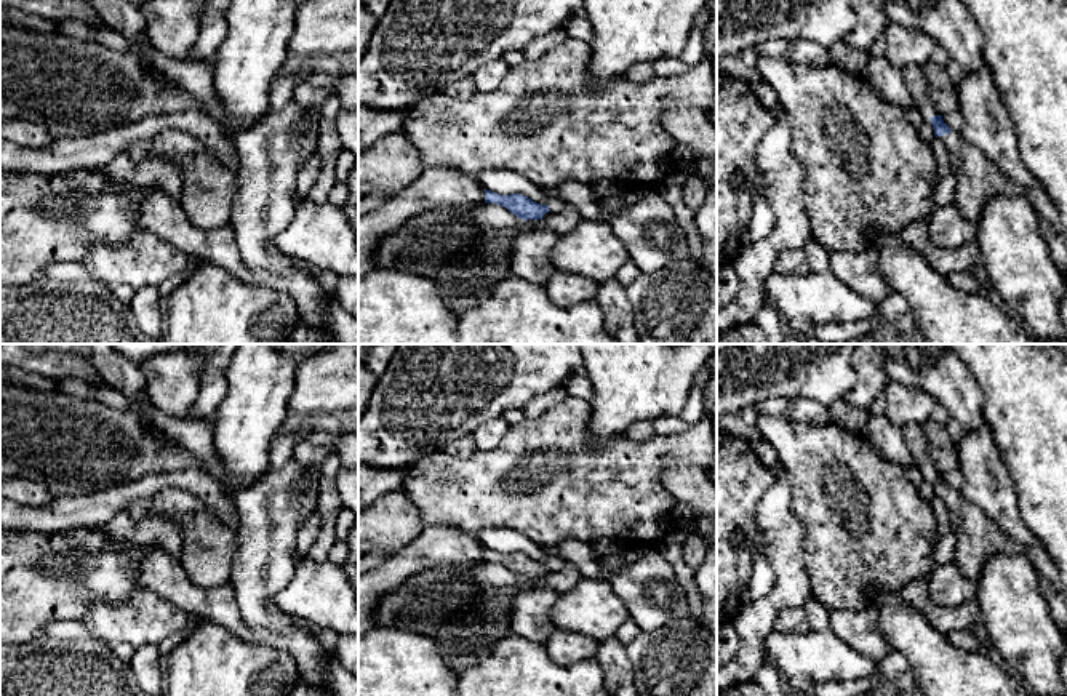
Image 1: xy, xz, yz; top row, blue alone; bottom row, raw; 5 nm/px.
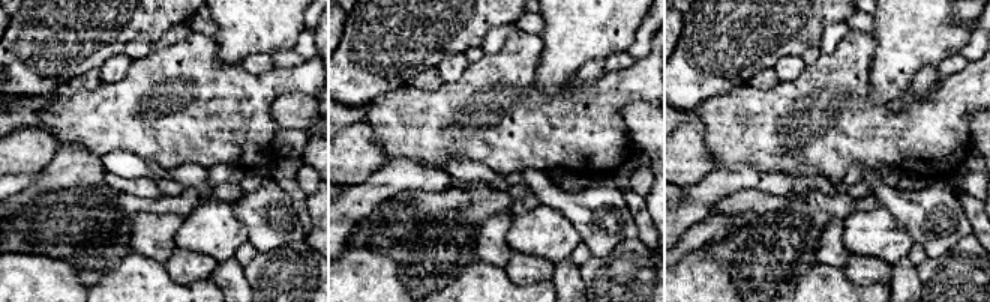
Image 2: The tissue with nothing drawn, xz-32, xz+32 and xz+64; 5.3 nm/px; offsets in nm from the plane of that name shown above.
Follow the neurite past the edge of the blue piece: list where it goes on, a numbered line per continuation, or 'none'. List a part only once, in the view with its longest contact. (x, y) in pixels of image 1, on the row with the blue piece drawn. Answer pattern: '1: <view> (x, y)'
1: yz (978, 178)

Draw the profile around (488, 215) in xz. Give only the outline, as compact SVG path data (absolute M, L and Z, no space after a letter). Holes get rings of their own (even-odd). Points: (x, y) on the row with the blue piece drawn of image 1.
M483 203L472 210L466 210L466 216L469 222L477 226L480 230L488 227L510 229L522 226L525 221L496 203Z

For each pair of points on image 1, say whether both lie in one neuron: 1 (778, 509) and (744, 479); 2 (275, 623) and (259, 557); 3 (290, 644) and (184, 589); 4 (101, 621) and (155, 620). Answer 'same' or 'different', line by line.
1: different
2: same
3: same
4: same

